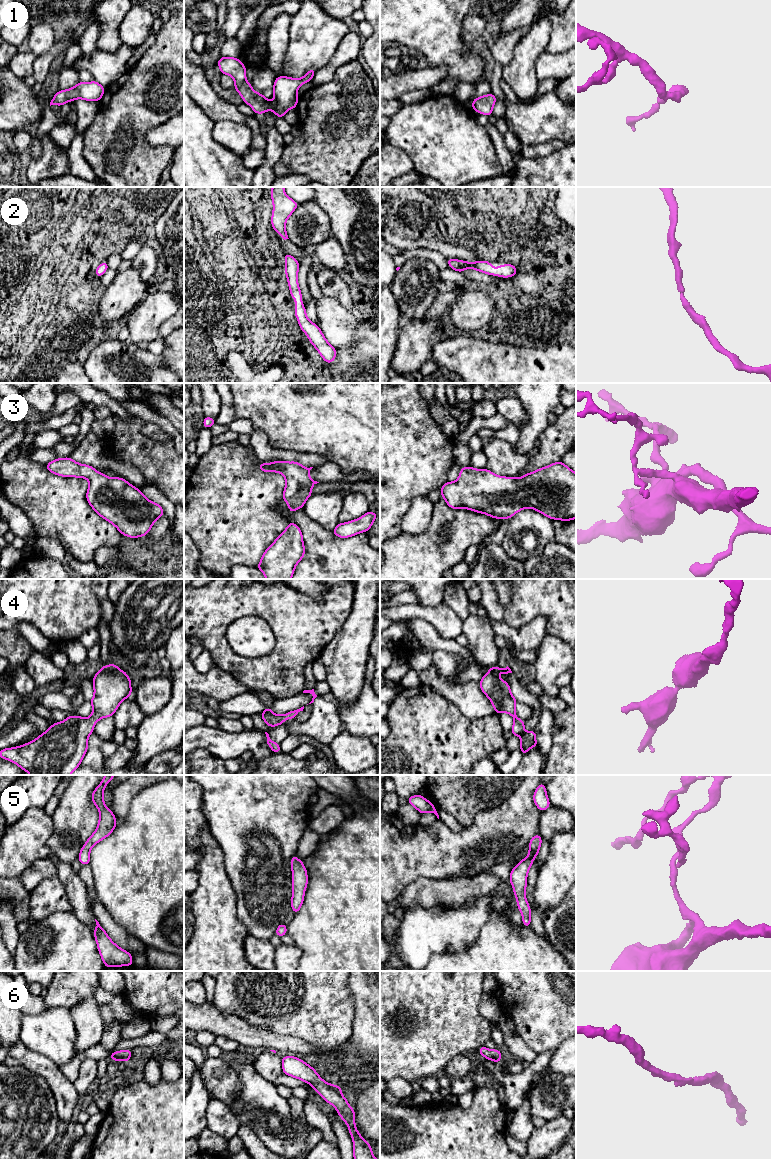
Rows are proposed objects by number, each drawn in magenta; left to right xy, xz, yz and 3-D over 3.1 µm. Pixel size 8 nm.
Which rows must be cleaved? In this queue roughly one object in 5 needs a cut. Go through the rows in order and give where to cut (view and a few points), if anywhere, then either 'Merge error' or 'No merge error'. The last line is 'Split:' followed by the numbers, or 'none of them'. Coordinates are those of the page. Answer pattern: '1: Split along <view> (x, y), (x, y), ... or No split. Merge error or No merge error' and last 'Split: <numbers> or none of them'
1: No split. No merge error
2: No split. No merge error
3: No split. No merge error
4: No split. No merge error
5: No split. No merge error
6: No split. No merge error
Split: none of them

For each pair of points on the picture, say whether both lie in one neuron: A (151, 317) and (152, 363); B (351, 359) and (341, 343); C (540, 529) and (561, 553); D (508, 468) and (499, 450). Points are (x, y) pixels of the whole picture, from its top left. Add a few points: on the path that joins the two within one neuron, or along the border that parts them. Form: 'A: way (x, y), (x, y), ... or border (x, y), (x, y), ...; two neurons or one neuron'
A: border (130, 341), (145, 345); two neurons
B: border (356, 327), (353, 344), (349, 348), (337, 350); two neurons
C: border (554, 539), (540, 553), (531, 554); two neurons
D: way (506, 464), (499, 454); one neuron

